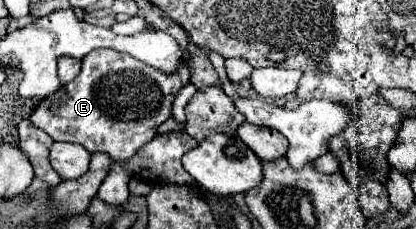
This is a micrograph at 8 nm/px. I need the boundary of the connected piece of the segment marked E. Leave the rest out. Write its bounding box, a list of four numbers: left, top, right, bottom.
[31,50,189,160]

